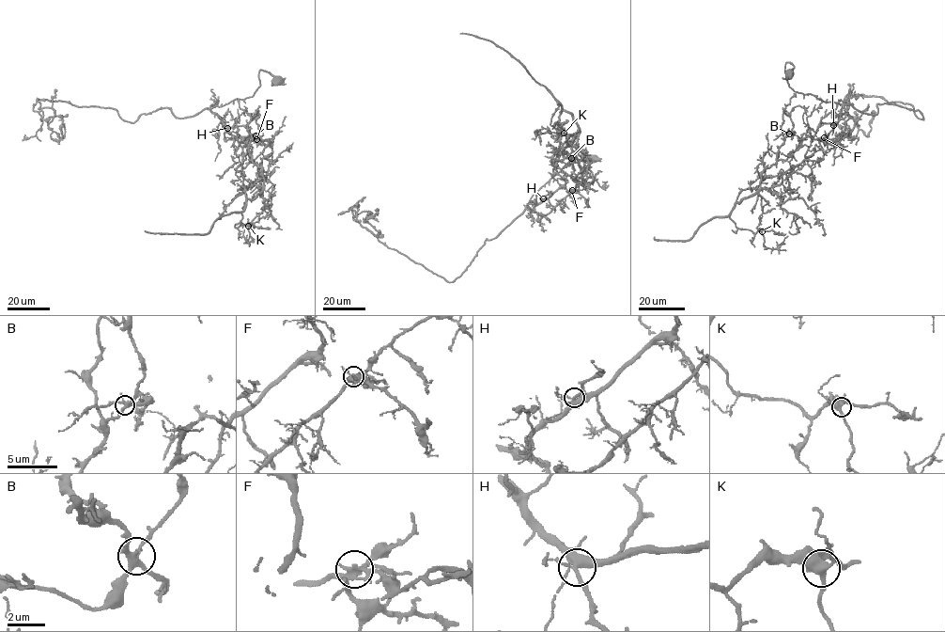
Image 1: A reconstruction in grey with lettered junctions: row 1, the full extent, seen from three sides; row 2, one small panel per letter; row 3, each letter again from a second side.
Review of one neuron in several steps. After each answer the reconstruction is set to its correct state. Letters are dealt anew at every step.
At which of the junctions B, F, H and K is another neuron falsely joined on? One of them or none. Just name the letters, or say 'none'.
F

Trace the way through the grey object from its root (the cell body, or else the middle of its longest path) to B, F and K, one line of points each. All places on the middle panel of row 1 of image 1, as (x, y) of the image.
B: (595, 159), (585, 163), (574, 154), (534, 194), (528, 209), (565, 183), (556, 162), (571, 158)
F: (595, 159), (585, 163), (574, 154), (534, 194), (526, 208), (537, 213), (540, 221), (572, 190)
K: (595, 159), (574, 154), (528, 209), (565, 183), (556, 162), (579, 127), (558, 102), (550, 124), (564, 133)

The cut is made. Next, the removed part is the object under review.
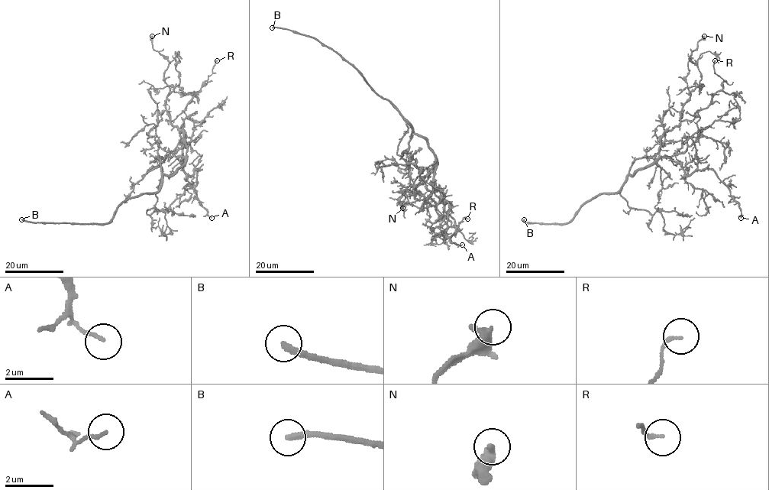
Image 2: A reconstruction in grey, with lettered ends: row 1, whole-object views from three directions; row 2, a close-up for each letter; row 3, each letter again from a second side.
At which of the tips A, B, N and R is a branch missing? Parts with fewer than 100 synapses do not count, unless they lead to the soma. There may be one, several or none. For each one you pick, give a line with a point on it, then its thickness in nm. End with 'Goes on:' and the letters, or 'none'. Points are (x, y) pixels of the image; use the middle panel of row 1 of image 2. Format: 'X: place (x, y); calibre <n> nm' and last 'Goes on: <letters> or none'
B: place (272, 27); calibre 280 nm
Goes on: B

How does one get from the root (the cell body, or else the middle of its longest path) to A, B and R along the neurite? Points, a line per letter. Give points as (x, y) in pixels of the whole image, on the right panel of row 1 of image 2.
A: (630, 176), (661, 157), (677, 161), (686, 176), (700, 170), (712, 170), (738, 204), (741, 218)
B: (630, 176), (618, 191), (602, 193), (589, 199), (567, 222), (526, 222), (524, 219)
R: (630, 176), (659, 156), (666, 132), (691, 121), (722, 89), (715, 60)

